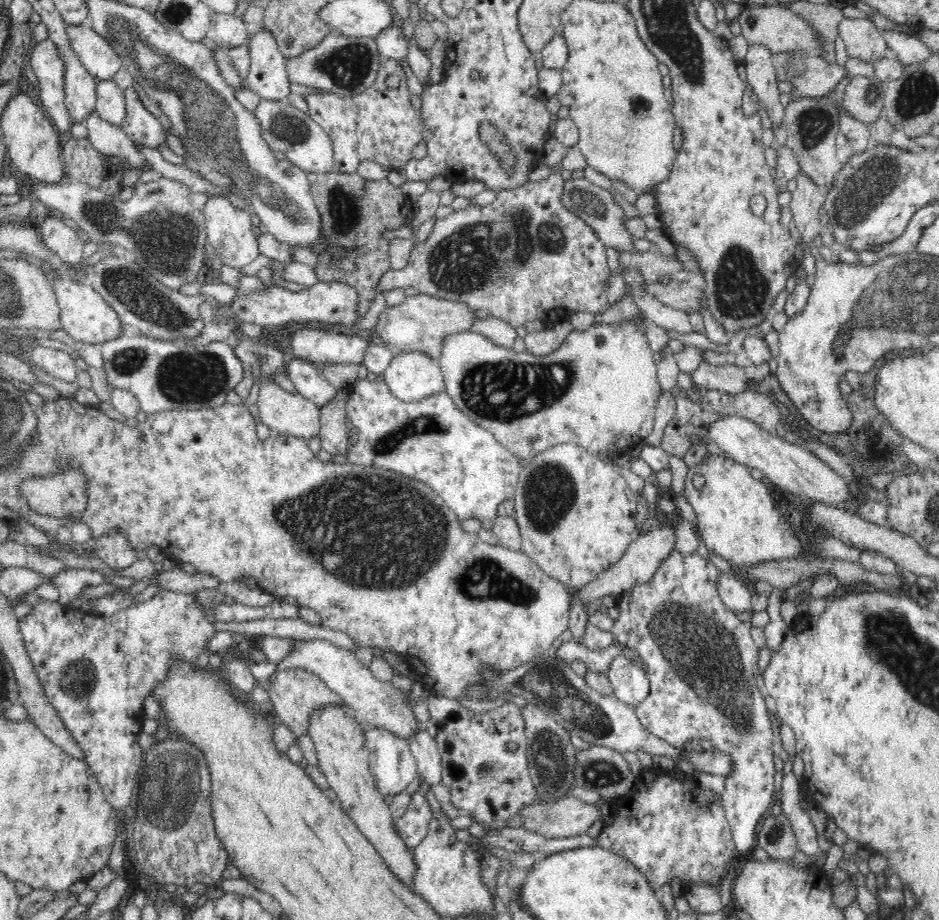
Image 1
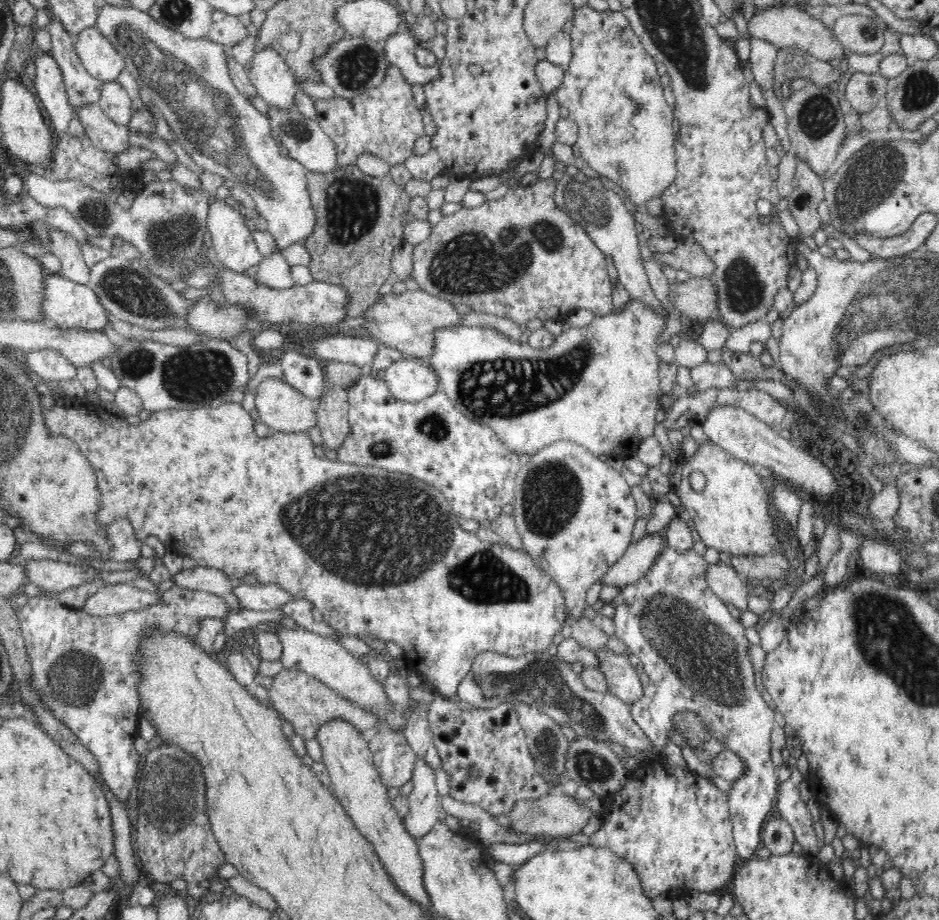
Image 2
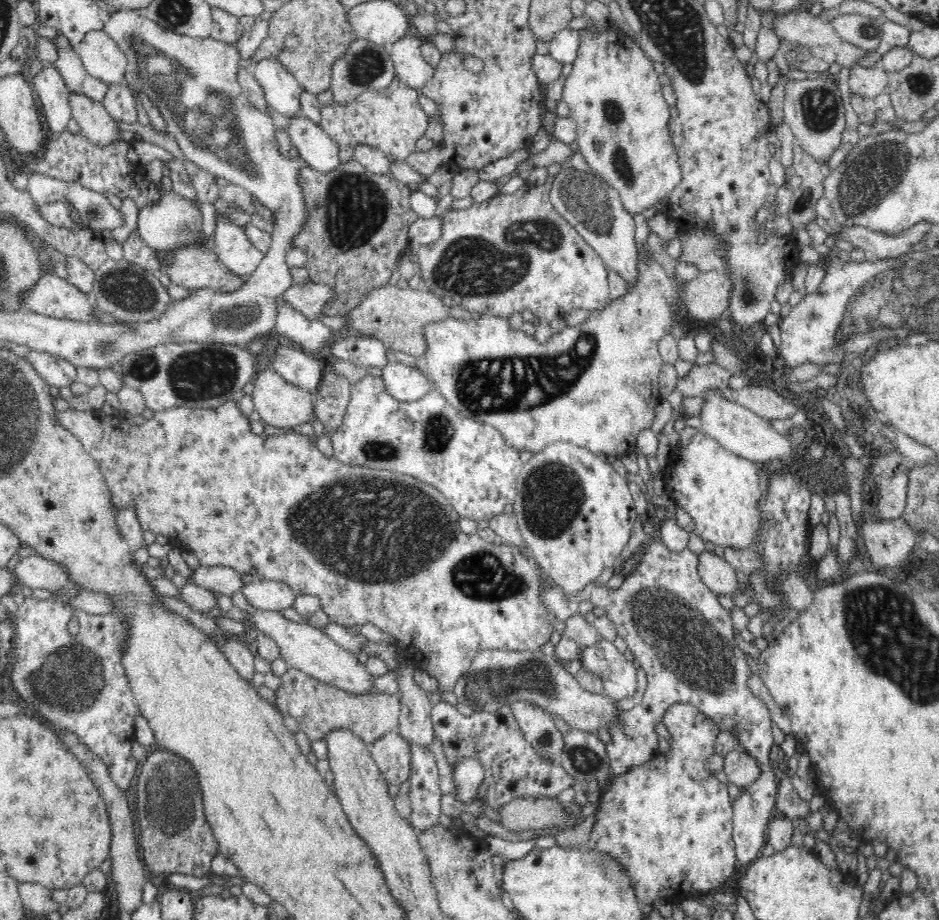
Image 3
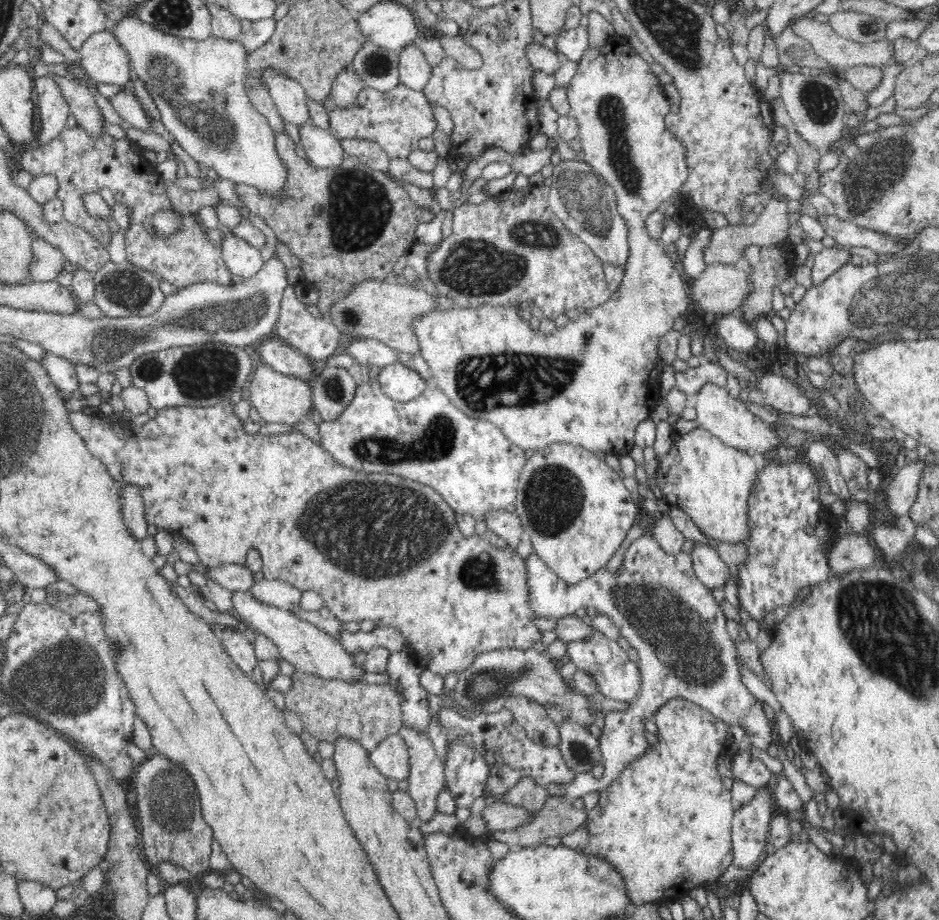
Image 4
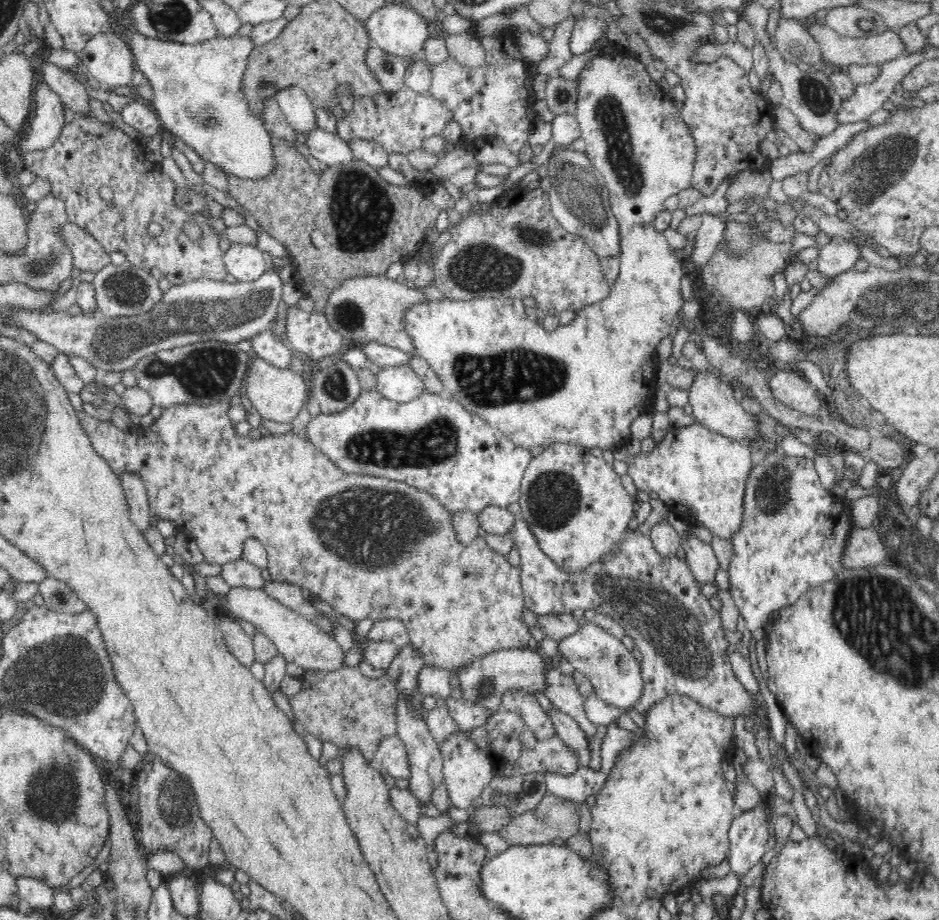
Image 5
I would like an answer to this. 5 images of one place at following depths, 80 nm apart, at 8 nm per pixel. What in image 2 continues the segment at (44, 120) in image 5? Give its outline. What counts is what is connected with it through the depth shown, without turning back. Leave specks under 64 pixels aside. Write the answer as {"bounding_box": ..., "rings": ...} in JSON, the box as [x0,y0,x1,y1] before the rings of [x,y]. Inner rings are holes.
{"bounding_box":[34,52,75,134],"rings":[[[38,52],[35,65],[34,89],[51,122],[50,127],[56,134],[66,133],[75,115],[69,105],[60,67],[50,52]]]}

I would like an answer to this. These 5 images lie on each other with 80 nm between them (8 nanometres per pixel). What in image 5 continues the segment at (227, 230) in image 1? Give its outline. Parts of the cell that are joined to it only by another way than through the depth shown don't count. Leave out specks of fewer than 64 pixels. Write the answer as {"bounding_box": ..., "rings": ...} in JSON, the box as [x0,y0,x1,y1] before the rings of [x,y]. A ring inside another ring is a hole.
{"bounding_box":[223,243,266,282],"rings":[[[231,243],[223,255],[228,274],[239,282],[252,282],[266,272],[264,254],[255,246],[243,243]]]}

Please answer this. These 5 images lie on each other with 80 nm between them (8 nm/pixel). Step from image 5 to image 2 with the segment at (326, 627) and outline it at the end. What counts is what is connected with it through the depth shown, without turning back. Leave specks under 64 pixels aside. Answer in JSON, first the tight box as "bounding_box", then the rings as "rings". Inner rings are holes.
{"bounding_box":[232,584,293,612],"rings":[[[242,584],[232,590],[240,599],[240,605],[258,612],[276,610],[293,599],[290,592],[285,591],[276,584]]]}

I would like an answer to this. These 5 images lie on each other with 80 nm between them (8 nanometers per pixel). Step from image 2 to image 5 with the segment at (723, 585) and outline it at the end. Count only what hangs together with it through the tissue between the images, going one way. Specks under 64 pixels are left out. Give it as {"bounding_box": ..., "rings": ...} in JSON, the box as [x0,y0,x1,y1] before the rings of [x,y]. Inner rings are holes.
{"bounding_box":[681,533,722,584],"rings":[[[690,533],[681,536],[681,546],[686,553],[685,561],[690,568],[690,573],[696,578],[696,581],[716,584],[714,581],[716,571],[722,566],[715,557],[711,544],[698,539],[696,535]]]}

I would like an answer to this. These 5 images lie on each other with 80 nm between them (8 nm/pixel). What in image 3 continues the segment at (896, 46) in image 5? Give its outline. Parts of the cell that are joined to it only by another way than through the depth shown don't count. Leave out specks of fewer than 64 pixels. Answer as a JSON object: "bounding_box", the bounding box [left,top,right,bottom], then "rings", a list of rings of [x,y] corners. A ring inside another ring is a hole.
{"bounding_box":[773,9,868,67],"rings":[[[796,9],[779,16],[773,23],[773,32],[778,40],[786,39],[792,43],[798,43],[806,48],[806,56],[812,60],[825,60],[827,63],[838,62],[842,67],[854,67],[860,58],[864,58],[868,51],[854,46],[840,38],[836,30],[828,21],[821,17],[812,16],[808,9]]]}

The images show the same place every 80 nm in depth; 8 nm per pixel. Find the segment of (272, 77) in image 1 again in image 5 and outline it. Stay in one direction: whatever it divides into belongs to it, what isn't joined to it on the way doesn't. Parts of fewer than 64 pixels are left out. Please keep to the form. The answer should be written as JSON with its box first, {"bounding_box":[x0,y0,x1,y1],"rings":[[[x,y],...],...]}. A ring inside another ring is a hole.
{"bounding_box":[274,86,316,135],"rings":[[[290,86],[290,88],[284,89],[279,91],[274,99],[288,119],[290,126],[304,135],[316,130],[315,107],[311,104],[307,93],[299,86]]]}

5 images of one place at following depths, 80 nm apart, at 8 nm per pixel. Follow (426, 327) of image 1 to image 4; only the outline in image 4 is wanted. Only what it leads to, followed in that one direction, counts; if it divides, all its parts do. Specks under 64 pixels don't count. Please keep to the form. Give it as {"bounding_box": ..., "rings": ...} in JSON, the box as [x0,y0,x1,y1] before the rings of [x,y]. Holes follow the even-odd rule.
{"bounding_box":[327,278,439,356],"rings":[[[368,278],[356,283],[341,299],[338,299],[328,312],[327,319],[351,339],[376,339],[407,356],[420,354],[412,321],[420,315],[439,309],[434,294],[411,284],[402,285],[393,279]]]}

